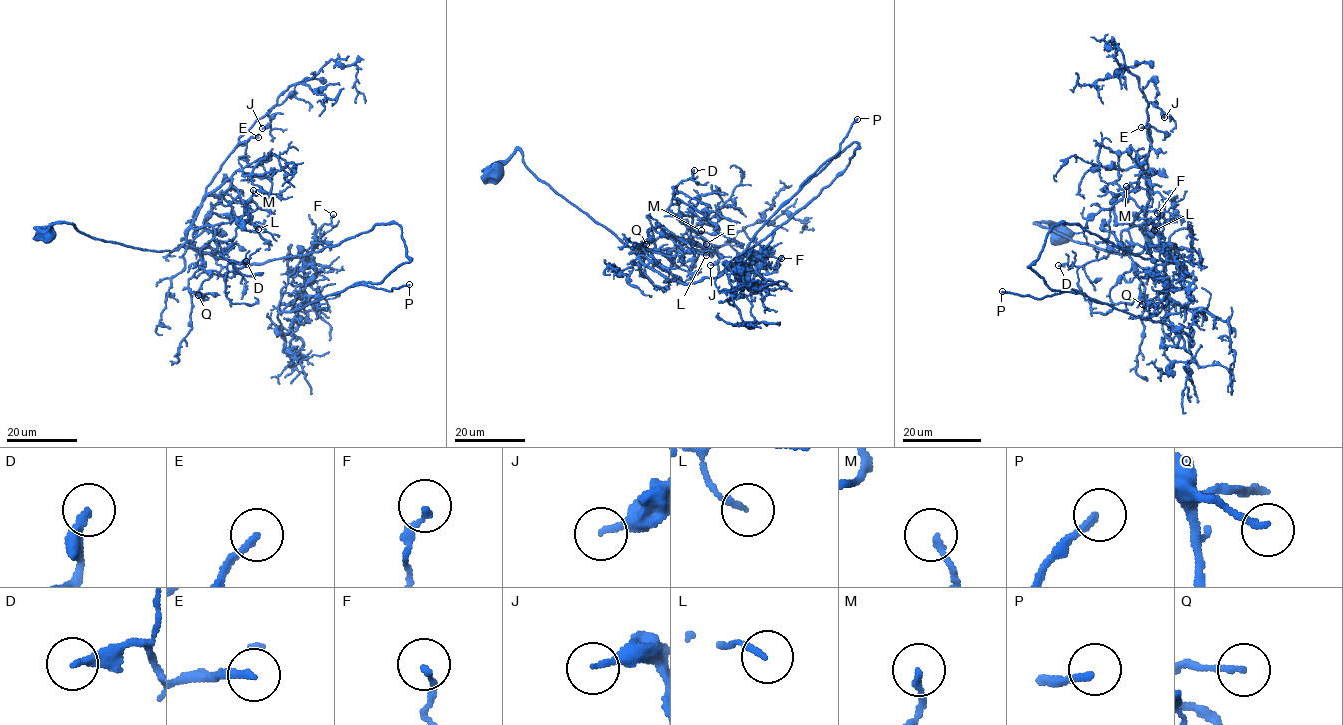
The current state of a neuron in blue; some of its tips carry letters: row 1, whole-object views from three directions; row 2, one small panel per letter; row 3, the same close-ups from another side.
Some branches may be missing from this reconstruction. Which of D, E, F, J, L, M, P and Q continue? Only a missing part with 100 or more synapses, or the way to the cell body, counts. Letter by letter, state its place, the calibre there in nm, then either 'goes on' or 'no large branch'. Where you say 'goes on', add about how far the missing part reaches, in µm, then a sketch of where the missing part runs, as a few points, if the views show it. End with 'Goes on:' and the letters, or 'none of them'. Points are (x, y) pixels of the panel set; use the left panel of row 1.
D: (246, 261) | 240 nm | no large branch
E: (258, 137) | 200 nm | goes on | 50 µm | (258, 137), (266, 141), (292, 122), (308, 129), (303, 141), (329, 132), (334, 137), (320, 140)
F: (333, 214) | 200 nm | no large branch
J: (262, 128) | 170 nm | no large branch
L: (258, 229) | 160 nm | no large branch
M: (253, 190) | 170 nm | no large branch
P: (409, 284) | 200 nm | goes on | 35 µm
Q: (198, 295) | 180 nm | no large branch
Goes on: E, P

